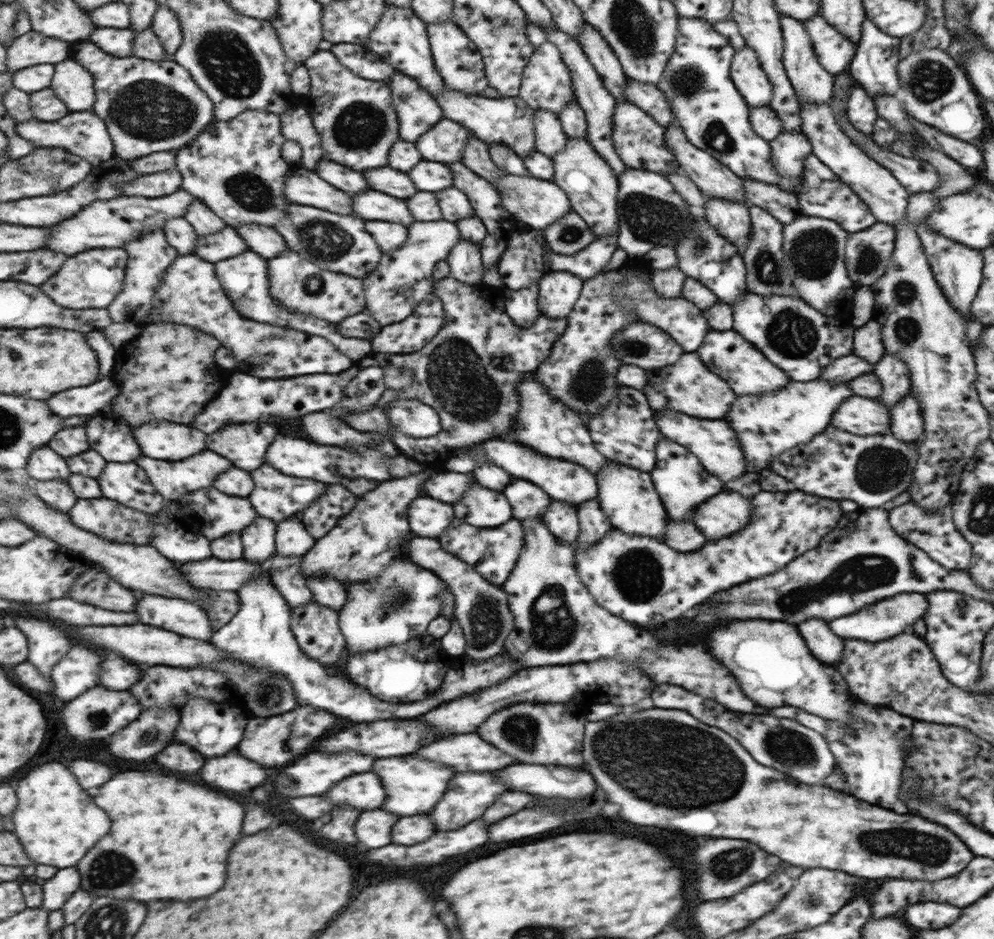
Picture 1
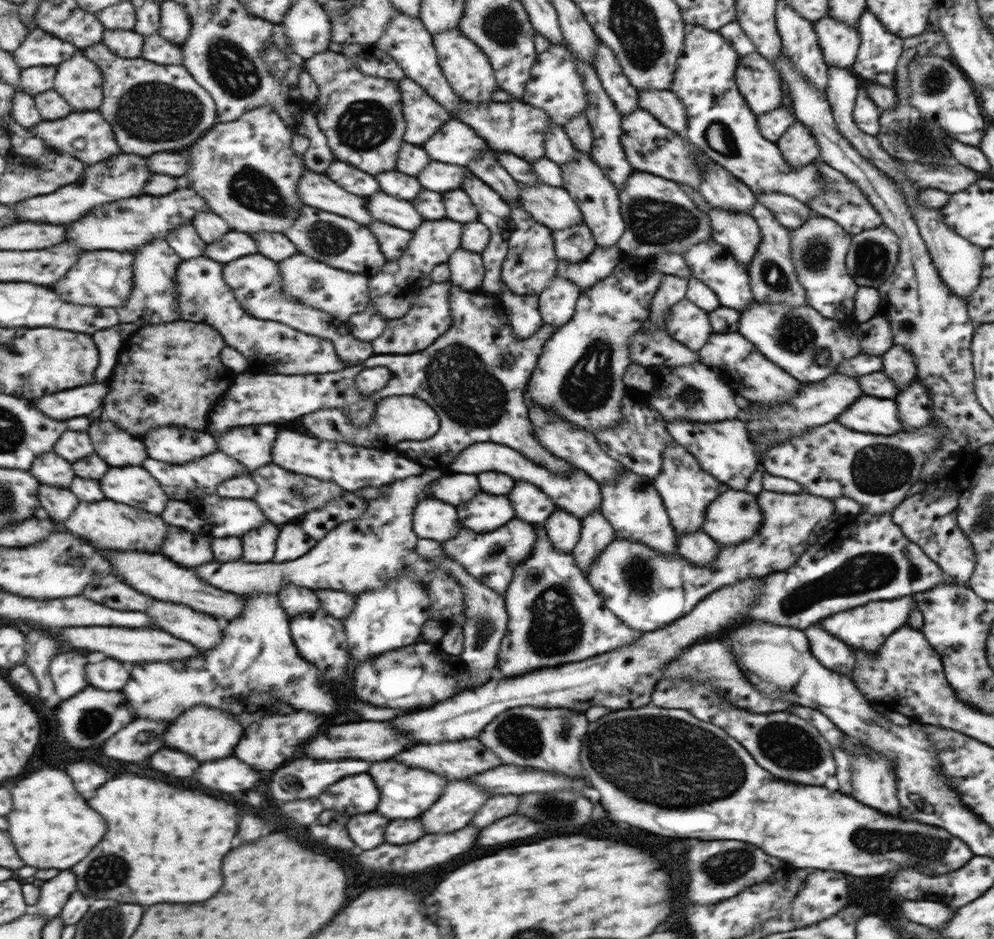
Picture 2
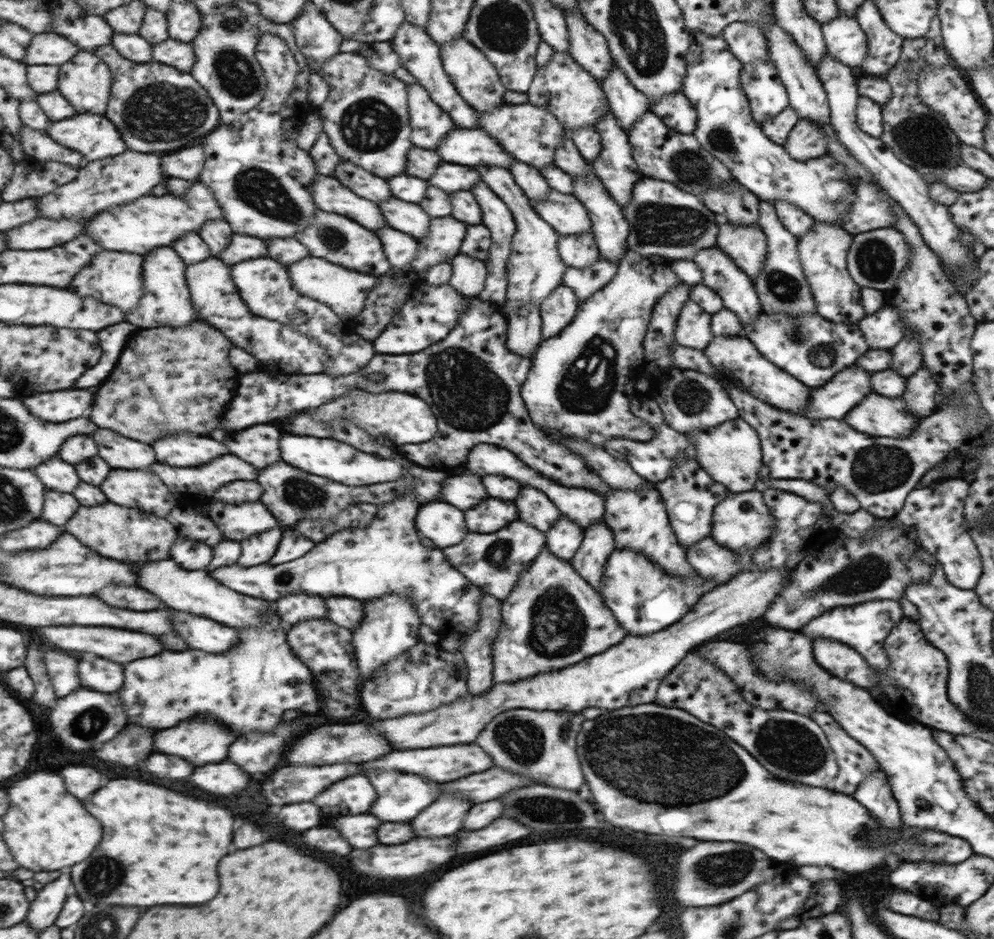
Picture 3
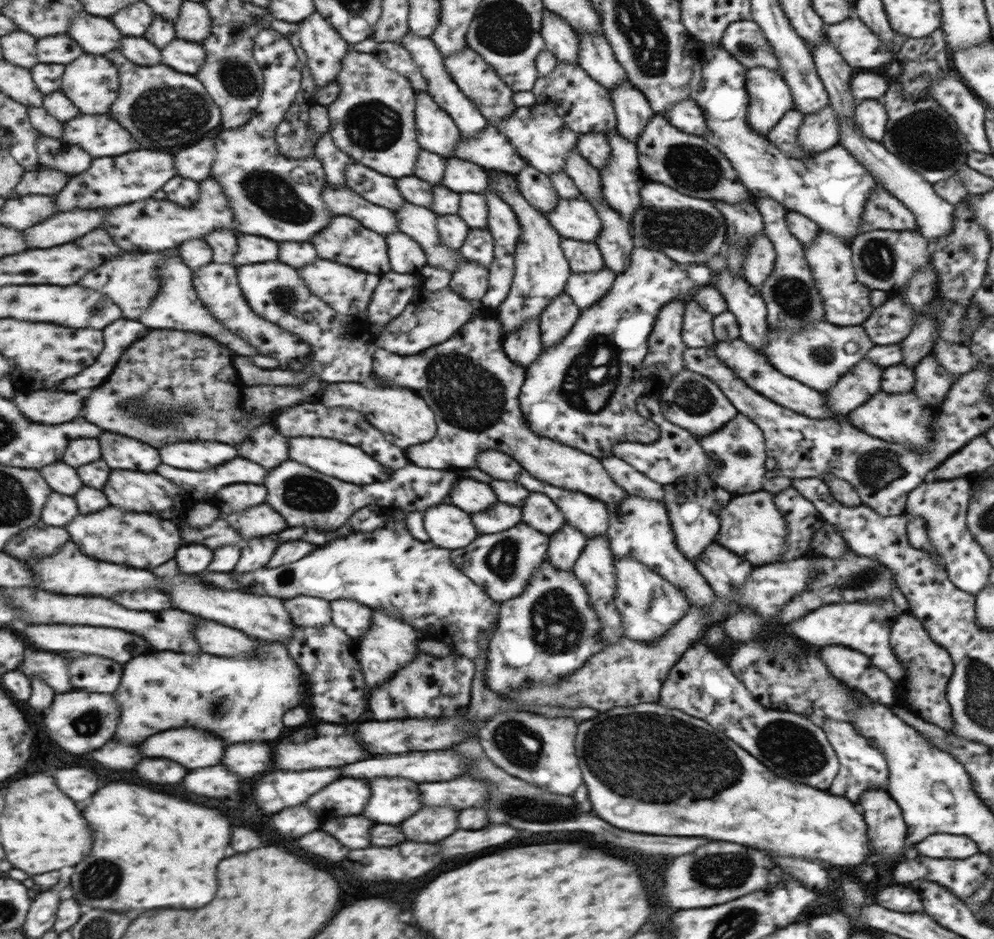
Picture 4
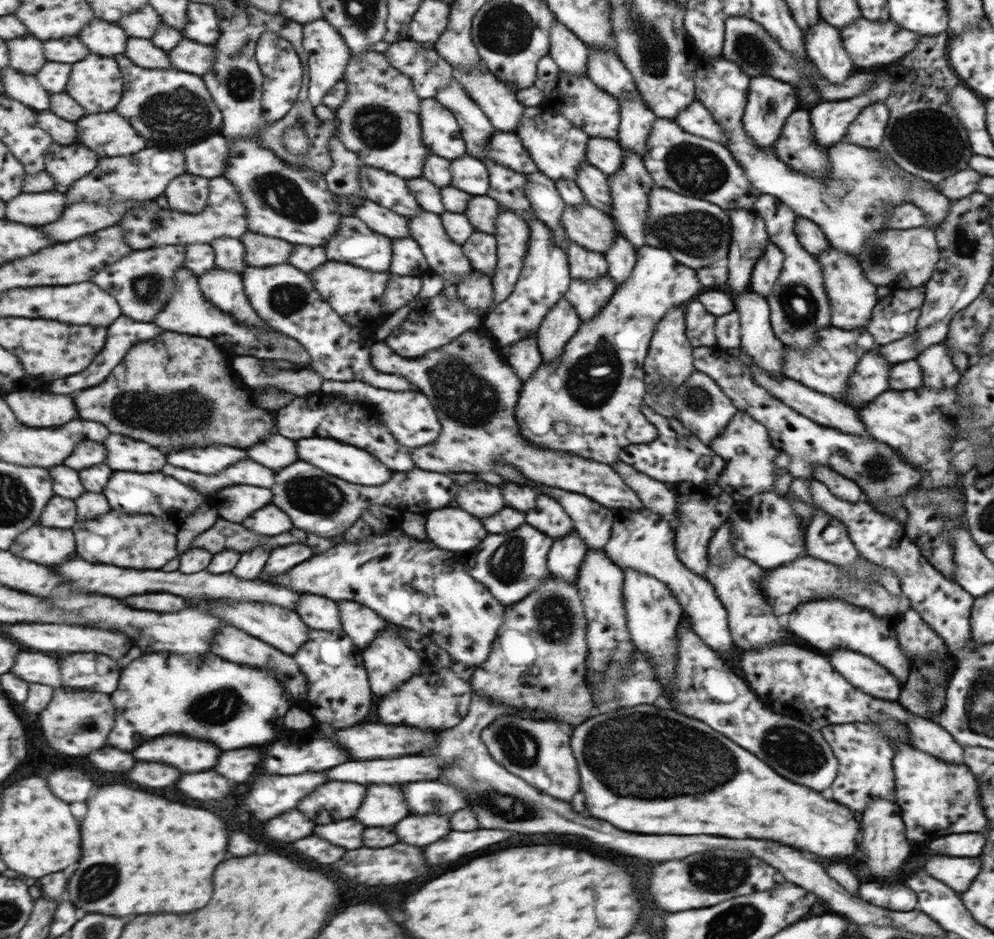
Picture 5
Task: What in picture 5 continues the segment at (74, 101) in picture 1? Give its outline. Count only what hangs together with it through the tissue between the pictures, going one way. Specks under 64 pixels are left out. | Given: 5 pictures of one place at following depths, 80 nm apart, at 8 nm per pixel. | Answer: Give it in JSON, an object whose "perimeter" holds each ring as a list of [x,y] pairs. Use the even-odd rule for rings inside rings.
{"perimeter":[[[91,53],[86,59],[73,64],[67,93],[85,107],[85,111],[89,114],[98,114],[115,110],[121,103],[124,88],[123,74],[117,59]]]}

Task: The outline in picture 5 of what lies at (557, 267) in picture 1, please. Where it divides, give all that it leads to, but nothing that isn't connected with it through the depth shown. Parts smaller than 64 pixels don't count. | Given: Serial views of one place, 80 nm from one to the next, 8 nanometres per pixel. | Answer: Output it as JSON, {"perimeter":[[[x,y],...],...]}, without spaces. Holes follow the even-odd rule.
{"perimeter":[[[606,274],[593,281],[572,279],[563,298],[572,303],[580,320],[585,322],[592,320],[604,308],[605,302],[612,298],[616,285]]]}

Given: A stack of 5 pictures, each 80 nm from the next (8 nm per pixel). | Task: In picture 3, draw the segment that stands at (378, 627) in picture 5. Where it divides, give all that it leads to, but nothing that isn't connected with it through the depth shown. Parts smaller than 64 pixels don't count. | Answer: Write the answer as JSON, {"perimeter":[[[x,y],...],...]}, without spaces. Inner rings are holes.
{"perimeter":[[[330,596],[328,603],[328,618],[339,626],[344,626],[353,632],[364,620],[365,607],[362,600],[348,596]]]}

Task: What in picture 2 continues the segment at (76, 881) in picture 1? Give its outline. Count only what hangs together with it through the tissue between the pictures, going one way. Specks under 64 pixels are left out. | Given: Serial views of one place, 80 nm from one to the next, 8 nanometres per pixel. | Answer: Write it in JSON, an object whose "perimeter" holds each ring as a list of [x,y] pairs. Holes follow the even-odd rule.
{"perimeter":[[[63,870],[55,878],[44,881],[40,886],[39,902],[35,905],[35,913],[42,914],[46,921],[59,916],[67,904],[69,897],[79,889],[78,876],[71,870]]]}

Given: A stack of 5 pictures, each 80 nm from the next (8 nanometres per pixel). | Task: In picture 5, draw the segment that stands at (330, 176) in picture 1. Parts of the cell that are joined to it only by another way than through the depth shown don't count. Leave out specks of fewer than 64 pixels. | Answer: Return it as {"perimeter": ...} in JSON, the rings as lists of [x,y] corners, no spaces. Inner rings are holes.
{"perimeter":[[[365,165],[359,173],[362,196],[389,208],[395,215],[417,218],[424,208],[409,191],[408,180],[387,170]]]}

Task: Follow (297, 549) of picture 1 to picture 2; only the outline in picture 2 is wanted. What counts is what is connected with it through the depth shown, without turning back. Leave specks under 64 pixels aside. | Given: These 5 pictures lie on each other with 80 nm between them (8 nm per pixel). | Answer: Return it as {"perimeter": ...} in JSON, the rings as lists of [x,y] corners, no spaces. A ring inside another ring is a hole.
{"perimeter":[[[293,523],[285,524],[281,528],[273,562],[295,561],[297,558],[305,556],[315,544],[317,544],[317,540],[311,538],[309,534],[305,534],[302,526]]]}

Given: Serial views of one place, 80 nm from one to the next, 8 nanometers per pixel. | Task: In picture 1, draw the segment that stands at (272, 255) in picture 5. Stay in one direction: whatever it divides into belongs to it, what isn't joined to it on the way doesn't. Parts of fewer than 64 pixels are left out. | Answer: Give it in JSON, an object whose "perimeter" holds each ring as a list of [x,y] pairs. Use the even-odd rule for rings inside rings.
{"perimeter":[[[227,226],[219,233],[209,236],[198,235],[194,254],[207,262],[218,263],[249,251],[247,241],[236,229]]]}

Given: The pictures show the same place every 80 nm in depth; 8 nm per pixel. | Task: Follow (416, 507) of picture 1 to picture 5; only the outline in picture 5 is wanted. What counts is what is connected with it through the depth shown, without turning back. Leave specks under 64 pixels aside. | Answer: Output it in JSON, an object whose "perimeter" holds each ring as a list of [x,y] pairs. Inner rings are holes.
{"perimeter":[[[460,508],[431,510],[427,514],[427,540],[436,550],[455,550],[453,553],[462,557],[480,546],[487,534],[479,522]]]}

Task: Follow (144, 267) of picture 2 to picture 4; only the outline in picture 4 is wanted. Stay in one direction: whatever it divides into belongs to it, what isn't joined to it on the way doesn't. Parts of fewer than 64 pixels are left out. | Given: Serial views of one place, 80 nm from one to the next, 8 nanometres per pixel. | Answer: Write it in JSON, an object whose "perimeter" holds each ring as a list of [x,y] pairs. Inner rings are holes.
{"perimeter":[[[181,255],[167,257],[158,270],[160,270],[161,290],[151,306],[138,318],[139,321],[153,329],[184,330],[211,335],[219,342],[225,343],[235,356],[257,355],[257,348],[253,348],[246,338],[235,334],[208,311],[197,294],[192,277],[194,271],[184,263]]]}

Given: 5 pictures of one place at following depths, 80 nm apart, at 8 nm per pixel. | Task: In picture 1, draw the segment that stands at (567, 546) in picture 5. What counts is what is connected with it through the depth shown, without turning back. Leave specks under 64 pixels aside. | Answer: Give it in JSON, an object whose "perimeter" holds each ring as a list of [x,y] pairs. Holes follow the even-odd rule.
{"perimeter":[[[550,499],[541,518],[544,525],[552,531],[552,535],[559,542],[573,546],[578,535],[578,520],[572,504]]]}

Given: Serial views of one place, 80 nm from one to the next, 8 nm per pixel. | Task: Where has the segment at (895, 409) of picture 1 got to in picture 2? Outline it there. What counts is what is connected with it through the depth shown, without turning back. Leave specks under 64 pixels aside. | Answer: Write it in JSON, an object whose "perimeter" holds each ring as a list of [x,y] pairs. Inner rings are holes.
{"perimeter":[[[915,378],[905,390],[894,396],[899,412],[900,426],[907,432],[925,426],[932,413],[930,398],[924,383]]]}

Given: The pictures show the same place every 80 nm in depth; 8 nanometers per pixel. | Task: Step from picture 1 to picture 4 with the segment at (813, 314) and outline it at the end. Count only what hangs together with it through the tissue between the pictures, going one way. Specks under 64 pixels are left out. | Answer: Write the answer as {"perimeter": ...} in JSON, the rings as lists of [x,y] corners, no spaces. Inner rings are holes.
{"perimeter":[[[824,320],[810,322],[793,332],[768,327],[766,339],[763,355],[775,370],[821,393],[831,389],[841,376],[855,368],[874,346],[861,325],[837,326]]]}

